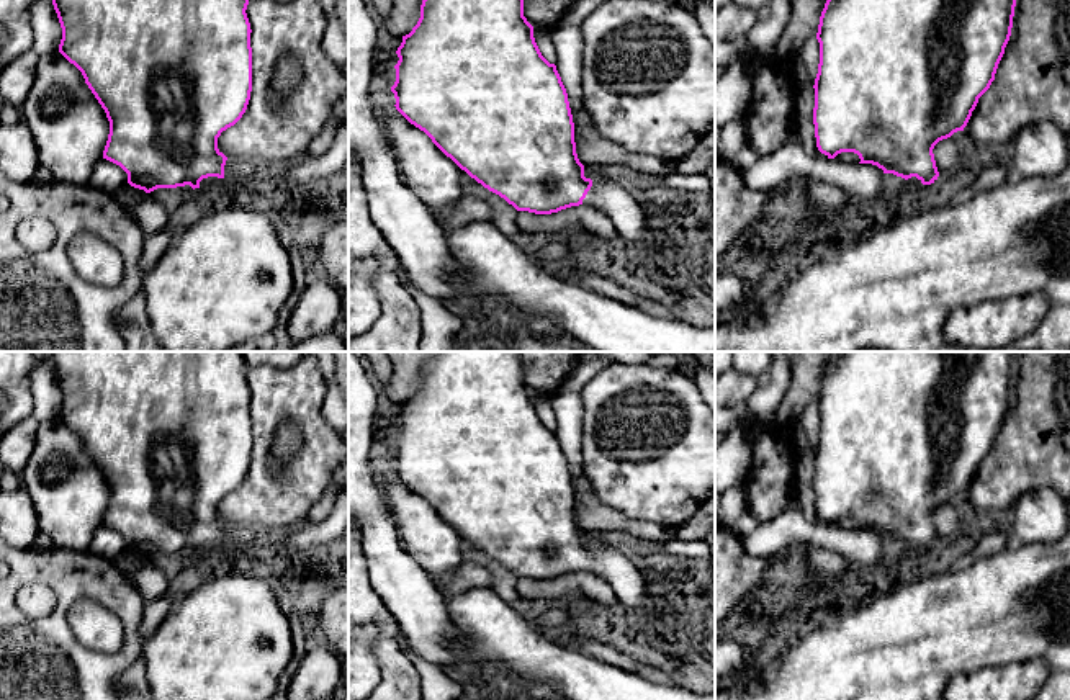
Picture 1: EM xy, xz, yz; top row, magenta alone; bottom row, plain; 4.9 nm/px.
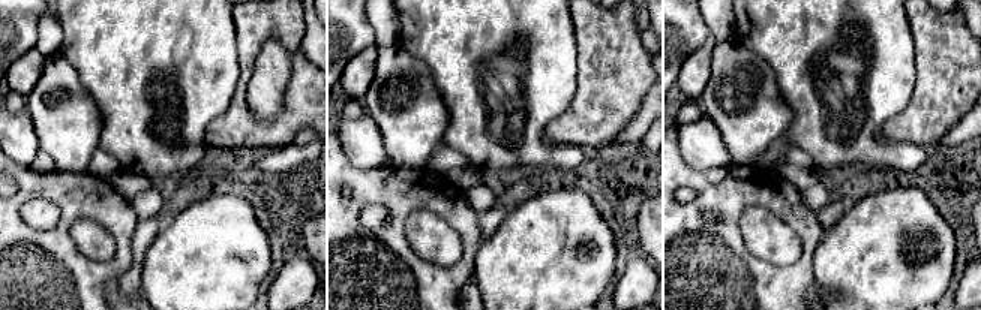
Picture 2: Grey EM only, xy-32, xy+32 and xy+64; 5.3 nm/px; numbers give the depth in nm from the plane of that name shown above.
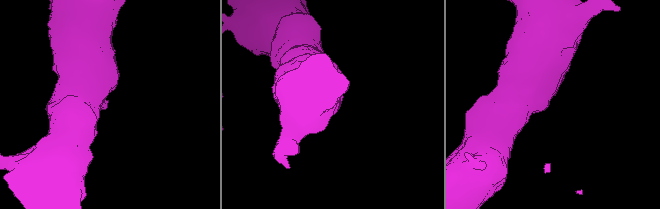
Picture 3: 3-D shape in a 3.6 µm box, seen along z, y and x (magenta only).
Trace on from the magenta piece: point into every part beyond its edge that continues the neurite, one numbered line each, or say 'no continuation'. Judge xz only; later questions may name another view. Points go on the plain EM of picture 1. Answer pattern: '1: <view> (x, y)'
1: xz (635, 599)

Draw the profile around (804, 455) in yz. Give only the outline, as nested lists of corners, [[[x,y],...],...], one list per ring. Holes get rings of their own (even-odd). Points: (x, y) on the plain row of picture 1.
[[[800,424],[794,425],[794,456],[797,473],[797,500],[803,515],[820,525],[828,525],[816,514],[813,474],[815,474],[815,455],[808,442],[807,432]]]

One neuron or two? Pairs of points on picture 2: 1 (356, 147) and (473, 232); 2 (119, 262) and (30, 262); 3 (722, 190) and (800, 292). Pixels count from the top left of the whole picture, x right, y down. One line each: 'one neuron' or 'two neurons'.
1: two neurons
2: one neuron
3: one neuron

